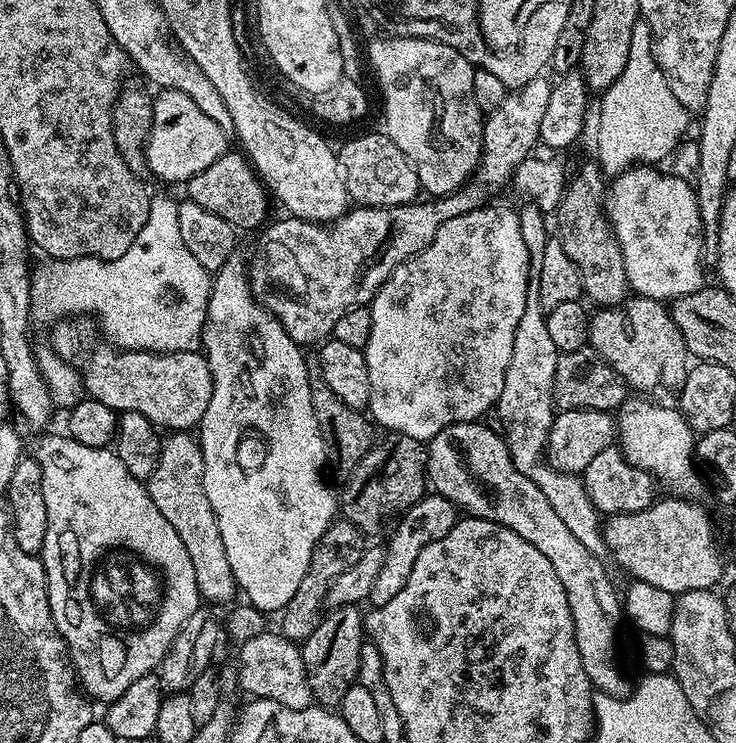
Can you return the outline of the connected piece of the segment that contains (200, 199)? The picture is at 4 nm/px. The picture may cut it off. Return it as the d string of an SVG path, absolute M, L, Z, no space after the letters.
M234 150L225 152L217 162L206 166L202 174L194 174L194 178L186 181L186 189L188 188L186 196L187 199L198 202L198 206L210 210L210 214L217 214L218 218L230 222L238 230L256 227L259 229L267 221L270 198L251 163L241 153L234 152Z

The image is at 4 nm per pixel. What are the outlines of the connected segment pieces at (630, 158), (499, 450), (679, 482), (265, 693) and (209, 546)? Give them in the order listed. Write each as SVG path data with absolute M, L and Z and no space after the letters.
M639 19L634 26L634 34L630 34L630 58L626 58L626 66L622 70L622 74L618 74L618 82L614 82L614 86L610 86L599 97L600 100L600 121L596 124L596 156L601 169L609 177L615 178L620 173L625 172L627 168L633 166L656 166L662 158L666 158L666 154L670 154L670 150L674 150L685 139L687 124L690 121L690 113L682 106L682 102L678 102L678 98L674 98L674 94L670 94L670 86L666 86L666 78L662 74L662 70L658 66L658 62L652 53L652 31L650 26L644 19Z
M484 422L470 424L451 424L442 430L434 439L427 441L428 470L427 479L434 487L435 495L445 496L451 504L455 504L461 513L477 516L490 522L498 522L498 526L506 526L506 530L514 530L530 546L535 546L541 554L546 554L562 581L562 590L566 590L566 602L570 602L570 614L574 618L574 630L578 642L578 654L582 658L582 666L590 678L593 689L605 696L628 696L634 687L633 677L628 677L628 668L624 665L624 644L620 641L620 627L625 627L626 617L622 607L622 596L612 585L608 572L604 569L601 557L591 552L574 536L573 531L558 518L554 506L550 506L546 494L526 478L514 466L510 450L506 446L503 435L495 427L487 428Z
M636 398L640 400L625 399L618 409L618 447L624 456L634 466L646 470L661 485L669 488L669 493L680 498L696 498L702 488L702 476L694 463L694 433L691 426L684 421L679 407L667 408L664 404L651 404L651 399Z
M266 630L239 645L240 668L238 680L241 688L253 699L281 702L291 709L306 709L313 705L312 691L305 670L303 651L295 641L288 640L280 633Z
M172 430L163 437L160 457L152 473L148 475L146 487L162 518L166 518L166 522L174 526L178 538L182 538L182 546L186 546L186 554L190 554L190 563L194 566L194 578L198 582L201 597L209 605L227 605L235 601L238 589L234 570L230 570L230 562L226 559L226 546L222 546L222 534L218 531L214 506L210 506L210 498L206 498L200 441L191 431Z

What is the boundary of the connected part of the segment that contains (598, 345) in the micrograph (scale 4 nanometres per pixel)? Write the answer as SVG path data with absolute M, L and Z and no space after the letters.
M633 295L623 304L614 308L600 308L591 313L588 322L588 344L611 368L624 379L629 389L637 388L637 393L652 394L655 388L678 390L686 382L690 367L690 353L678 326L672 321L672 313L661 301L645 296Z

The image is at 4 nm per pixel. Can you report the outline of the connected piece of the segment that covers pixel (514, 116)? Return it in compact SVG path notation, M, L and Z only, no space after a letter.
M544 74L538 75L530 82L526 82L526 86L511 89L503 98L502 104L487 113L482 138L484 149L480 151L480 161L472 171L468 183L457 192L451 192L449 196L424 198L419 202L393 208L352 206L344 215L333 220L330 226L288 216L277 224L269 223L263 229L265 232L260 240L260 249L257 250L256 257L250 260L248 279L252 281L252 291L256 300L271 312L272 317L284 327L286 334L290 334L294 343L301 346L307 344L316 346L329 339L342 314L371 305L376 292L384 285L386 278L390 278L392 271L402 262L426 250L430 242L434 242L434 234L438 234L442 222L458 218L458 214L466 214L485 207L491 201L488 199L499 188L506 188L509 185L521 162L533 155L535 148L532 147L540 144L542 118L546 105L550 103L550 90L553 85L553 81L547 80L546 77Z

